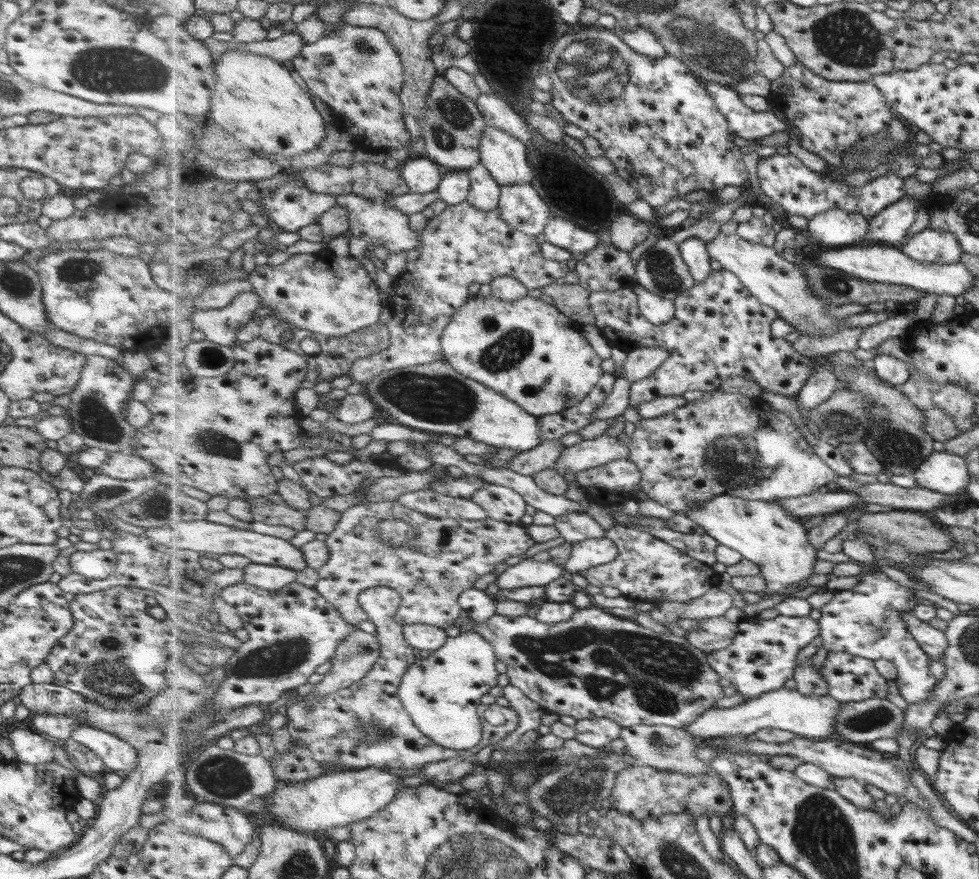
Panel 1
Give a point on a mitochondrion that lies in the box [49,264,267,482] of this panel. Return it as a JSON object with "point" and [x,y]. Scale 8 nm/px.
{"point":[97,422]}

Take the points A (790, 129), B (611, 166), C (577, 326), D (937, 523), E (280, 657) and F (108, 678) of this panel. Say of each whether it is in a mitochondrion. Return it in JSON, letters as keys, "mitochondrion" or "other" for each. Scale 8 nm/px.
{"A":"other","B":"other","C":"other","D":"other","E":"mitochondrion","F":"mitochondrion"}

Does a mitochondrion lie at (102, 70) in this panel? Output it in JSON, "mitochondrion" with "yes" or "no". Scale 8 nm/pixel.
{"mitochondrion":"yes"}

